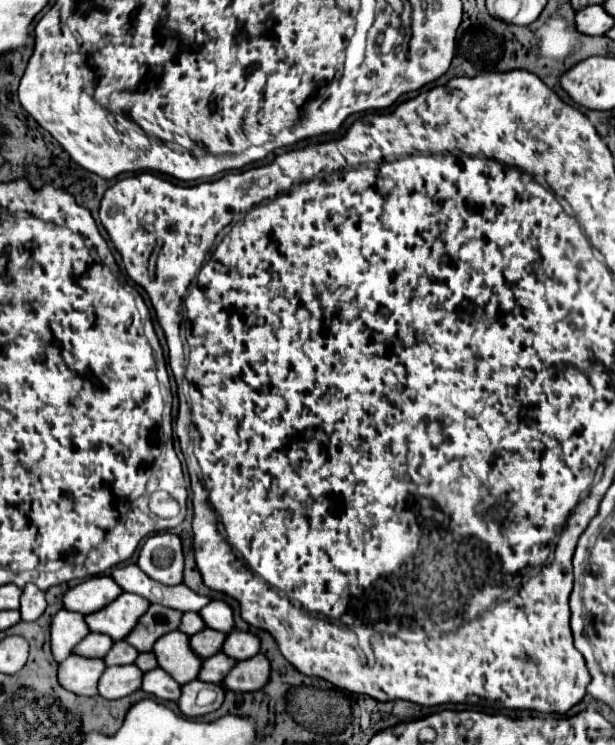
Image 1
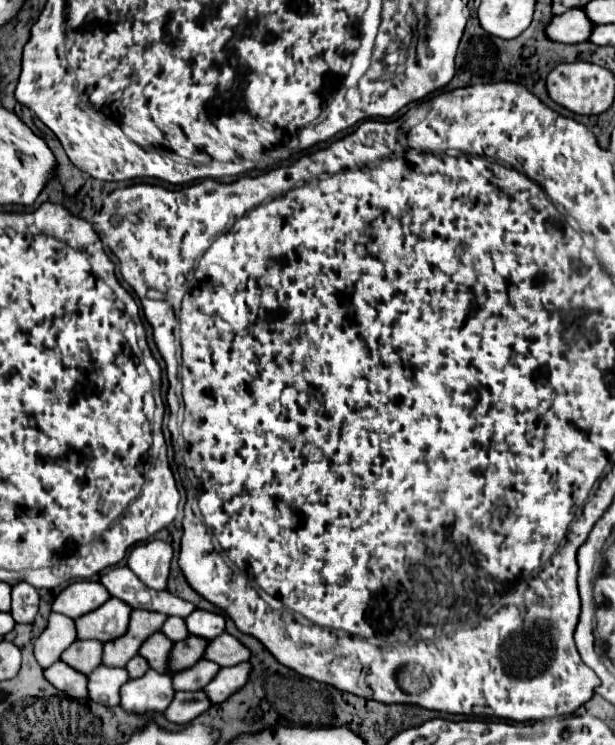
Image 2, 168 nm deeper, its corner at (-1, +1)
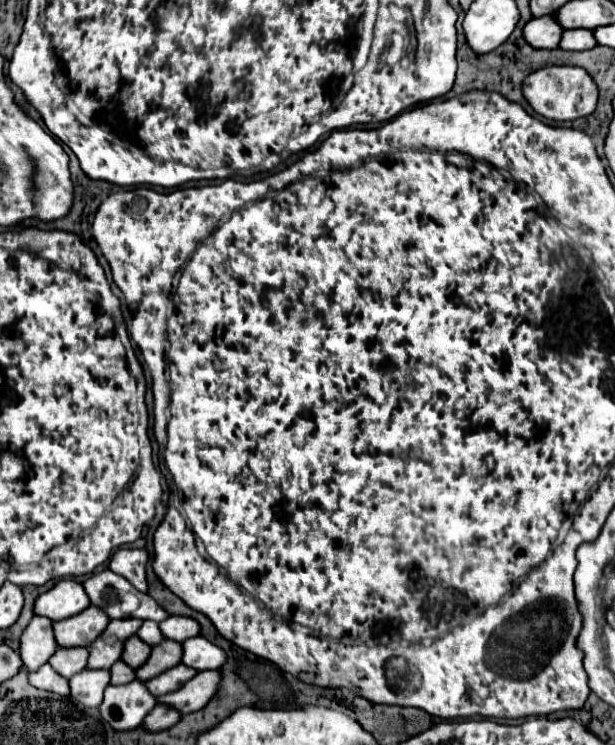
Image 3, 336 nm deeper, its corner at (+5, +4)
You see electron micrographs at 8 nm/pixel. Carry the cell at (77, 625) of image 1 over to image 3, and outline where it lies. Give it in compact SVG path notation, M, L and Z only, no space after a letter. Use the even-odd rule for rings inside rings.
M32 617L20 635L20 657L28 671L38 671L58 649L48 617Z

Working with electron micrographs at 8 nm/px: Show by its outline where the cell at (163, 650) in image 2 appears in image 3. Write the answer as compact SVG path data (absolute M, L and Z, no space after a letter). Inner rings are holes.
M134 635L134 637L126 639L120 659L124 659L124 663L130 665L132 669L138 669L140 665L146 663L148 655L150 655L150 645L146 645L144 641L138 641L138 637Z

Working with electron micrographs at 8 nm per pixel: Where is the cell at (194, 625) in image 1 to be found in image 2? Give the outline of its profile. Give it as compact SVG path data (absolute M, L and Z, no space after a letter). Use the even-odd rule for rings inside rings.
M180 616L168 618L166 624L164 624L164 628L162 628L160 632L164 632L164 634L166 634L170 640L174 640L174 642L188 638L188 628L186 628L186 624L184 624L184 620L182 620Z

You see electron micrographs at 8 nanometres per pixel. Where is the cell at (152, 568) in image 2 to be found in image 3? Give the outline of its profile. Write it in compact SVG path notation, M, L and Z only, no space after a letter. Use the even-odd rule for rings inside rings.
M118 549L110 557L110 571L128 579L138 591L146 591L146 563L148 553L144 549Z

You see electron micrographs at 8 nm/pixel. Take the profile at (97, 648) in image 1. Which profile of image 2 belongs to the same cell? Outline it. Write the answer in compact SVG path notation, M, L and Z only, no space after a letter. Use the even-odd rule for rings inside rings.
M76 640L62 654L62 660L82 674L90 674L102 664L102 642L100 640Z

